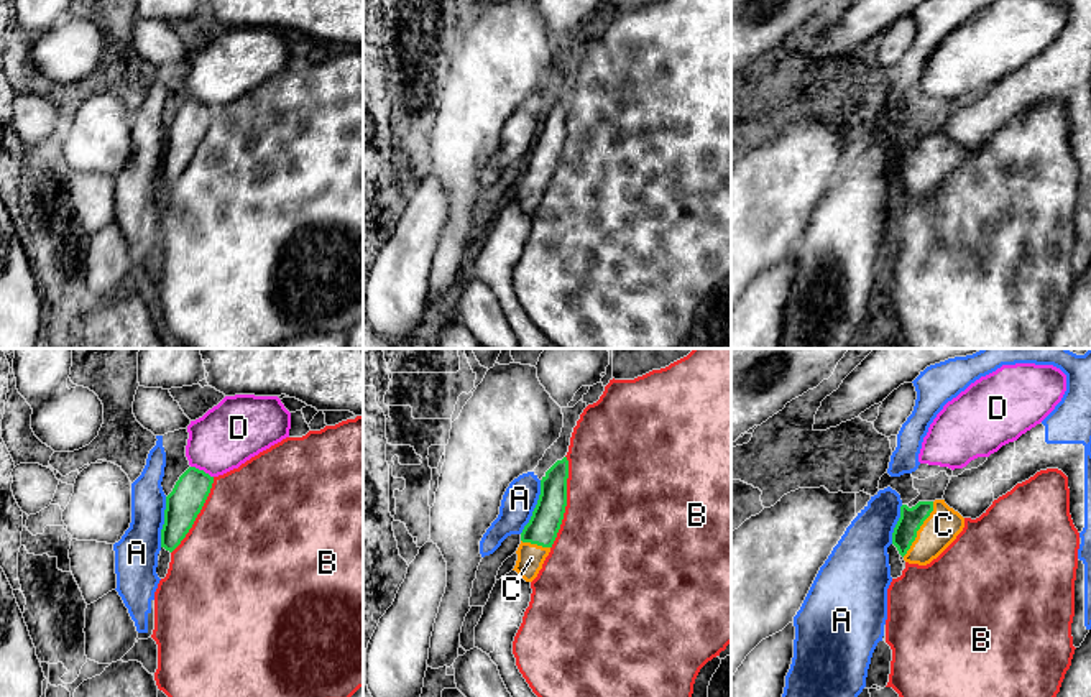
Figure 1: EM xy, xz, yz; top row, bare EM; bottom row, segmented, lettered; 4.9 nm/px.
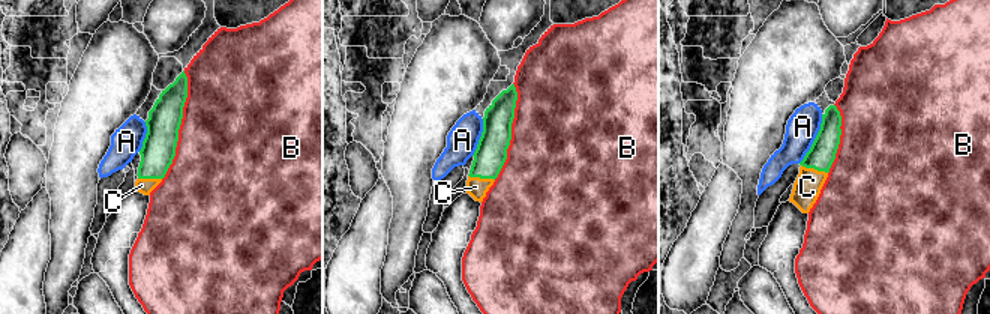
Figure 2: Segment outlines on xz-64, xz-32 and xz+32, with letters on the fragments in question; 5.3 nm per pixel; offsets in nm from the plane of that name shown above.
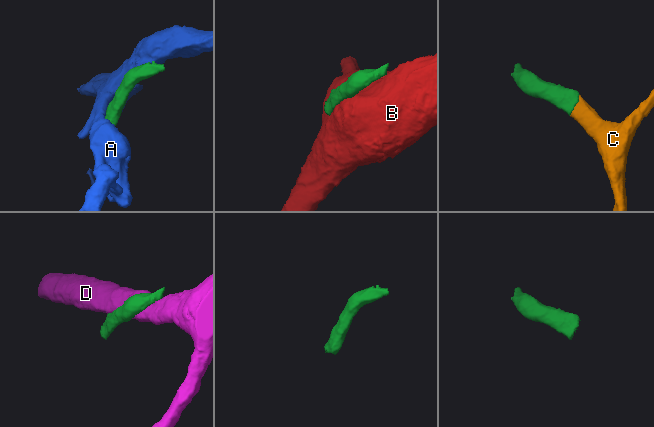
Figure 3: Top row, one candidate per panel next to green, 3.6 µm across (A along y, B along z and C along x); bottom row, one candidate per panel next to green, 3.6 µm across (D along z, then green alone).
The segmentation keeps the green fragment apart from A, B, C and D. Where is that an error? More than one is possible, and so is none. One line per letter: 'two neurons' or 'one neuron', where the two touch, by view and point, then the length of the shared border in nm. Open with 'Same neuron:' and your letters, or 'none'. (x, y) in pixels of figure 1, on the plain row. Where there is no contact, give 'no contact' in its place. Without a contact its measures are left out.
Same neuron: C
A: two neurons | xz (536, 138) | 280 nm
B: two neurons | xz (566, 133) | 460 nm
C: one neuron | yz (919, 160) | 320 nm
D: two neurons | xy (202, 102) | 130 nm

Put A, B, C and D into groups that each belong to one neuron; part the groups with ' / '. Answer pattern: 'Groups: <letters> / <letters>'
Groups: A / B / C / D

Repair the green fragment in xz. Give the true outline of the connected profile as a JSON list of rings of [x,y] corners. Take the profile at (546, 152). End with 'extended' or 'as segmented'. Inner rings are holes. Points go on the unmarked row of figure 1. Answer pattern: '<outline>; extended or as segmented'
[[[557,92],[541,112],[541,127],[529,155],[521,164],[513,202],[526,214],[532,214],[560,161],[567,138],[569,92]]]; extended

